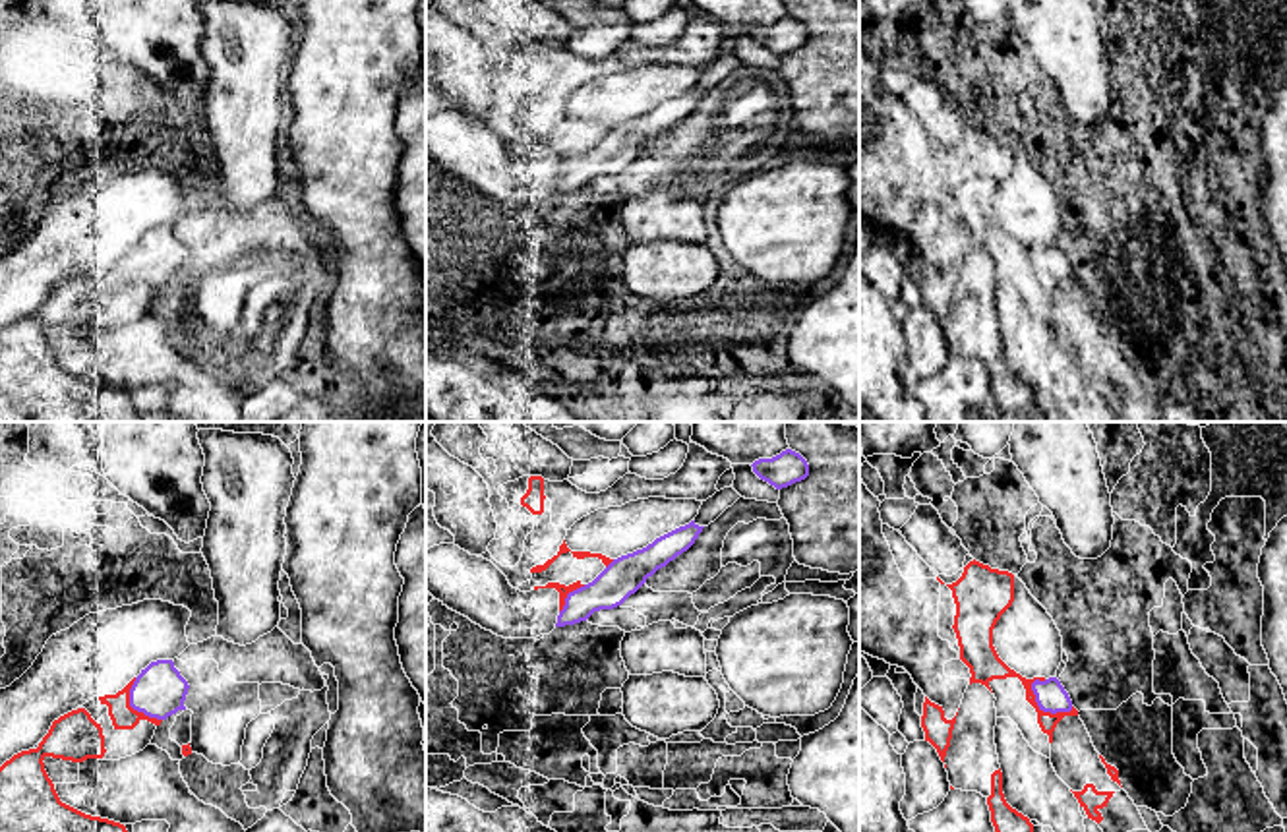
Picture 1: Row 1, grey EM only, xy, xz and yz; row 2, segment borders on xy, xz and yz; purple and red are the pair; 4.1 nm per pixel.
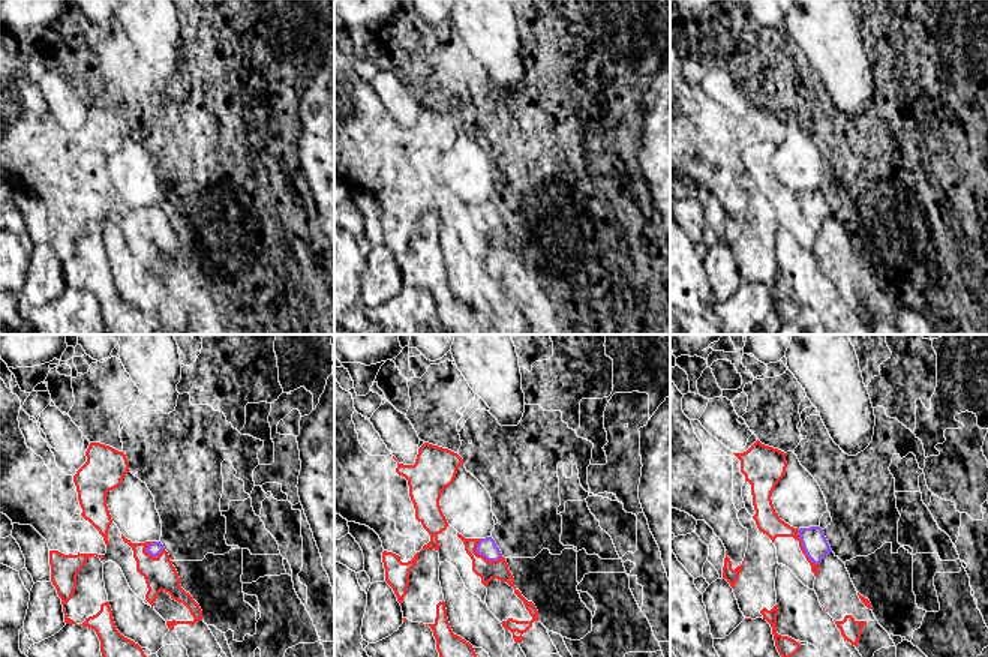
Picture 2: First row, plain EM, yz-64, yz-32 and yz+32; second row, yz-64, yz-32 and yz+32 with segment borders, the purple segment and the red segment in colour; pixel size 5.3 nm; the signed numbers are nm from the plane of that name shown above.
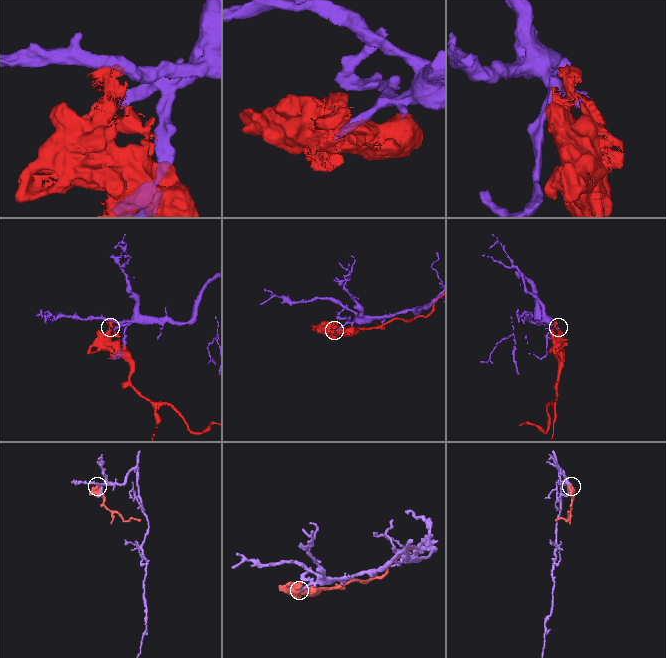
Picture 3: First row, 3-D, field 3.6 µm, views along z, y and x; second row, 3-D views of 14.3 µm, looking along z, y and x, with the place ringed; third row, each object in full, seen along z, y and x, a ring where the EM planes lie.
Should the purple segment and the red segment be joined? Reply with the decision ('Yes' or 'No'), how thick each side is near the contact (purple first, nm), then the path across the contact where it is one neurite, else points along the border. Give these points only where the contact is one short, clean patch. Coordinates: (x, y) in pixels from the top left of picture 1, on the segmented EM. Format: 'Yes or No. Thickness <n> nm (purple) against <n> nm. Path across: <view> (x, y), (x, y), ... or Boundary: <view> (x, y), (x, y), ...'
No. Thickness 130 nm (purple) against 80 nm

